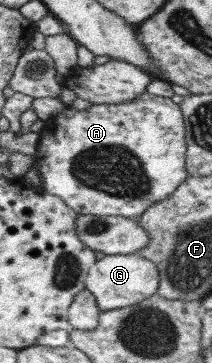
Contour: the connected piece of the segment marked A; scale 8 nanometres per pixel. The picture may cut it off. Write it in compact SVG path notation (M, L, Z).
M148 93L118 105L95 103L84 110L65 106L40 130L33 165L41 180L41 189L60 198L77 215L136 219L151 204L169 197L187 178L184 131L179 105L169 98Z

